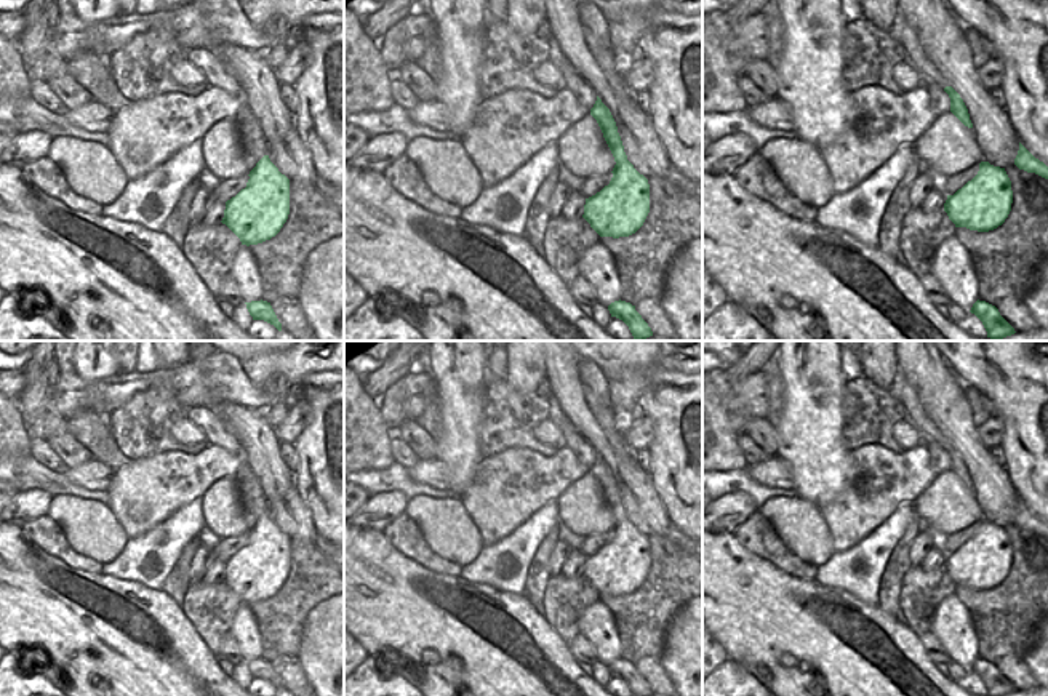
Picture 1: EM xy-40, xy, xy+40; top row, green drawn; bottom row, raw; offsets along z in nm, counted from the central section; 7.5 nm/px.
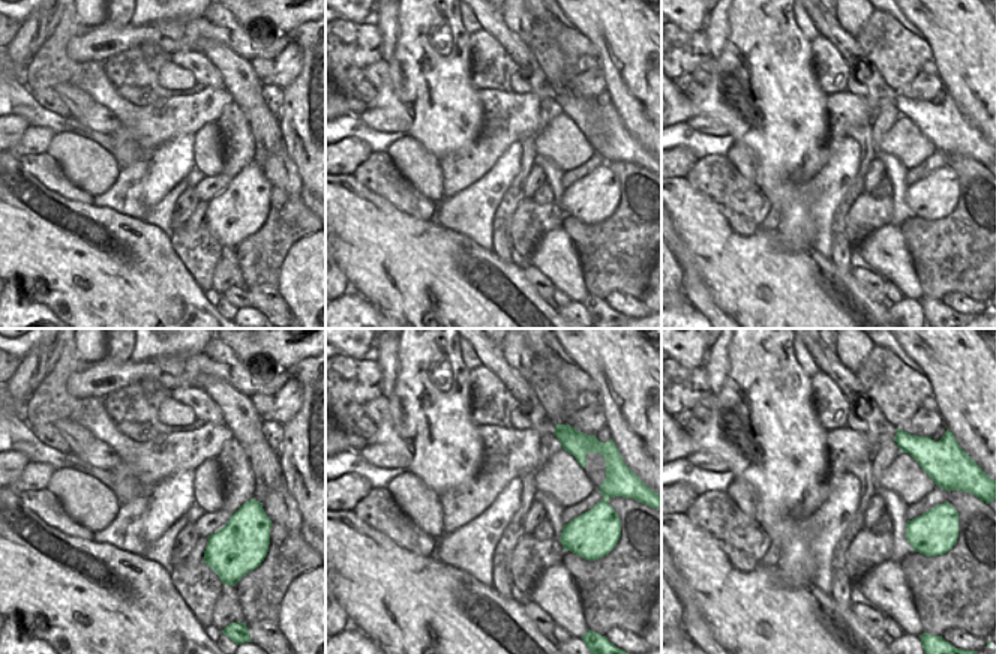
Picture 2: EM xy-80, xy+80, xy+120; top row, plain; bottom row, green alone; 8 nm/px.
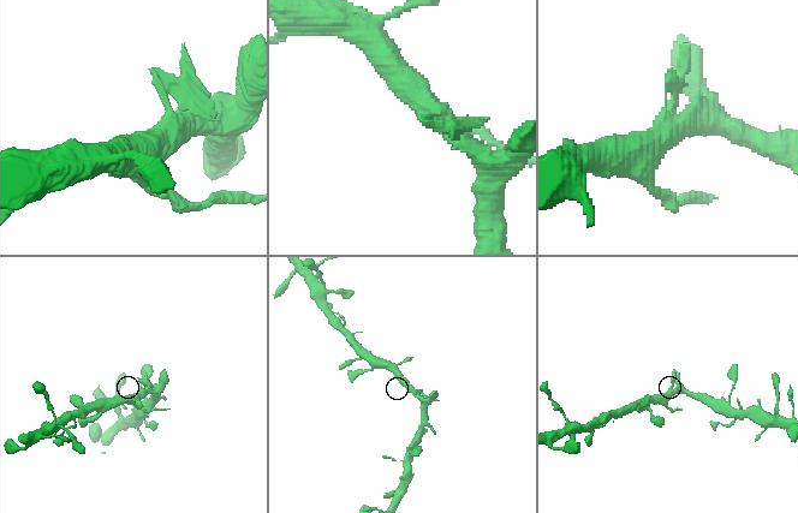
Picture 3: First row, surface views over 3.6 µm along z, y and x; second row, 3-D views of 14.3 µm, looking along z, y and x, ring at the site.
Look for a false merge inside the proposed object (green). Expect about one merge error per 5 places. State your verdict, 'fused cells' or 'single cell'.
single cell

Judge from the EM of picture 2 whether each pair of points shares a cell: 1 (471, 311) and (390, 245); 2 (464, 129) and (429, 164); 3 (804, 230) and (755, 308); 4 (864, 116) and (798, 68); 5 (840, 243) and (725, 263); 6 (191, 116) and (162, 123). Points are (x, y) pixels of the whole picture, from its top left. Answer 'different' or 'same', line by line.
1: same
2: different
3: different
4: different
5: same
6: same

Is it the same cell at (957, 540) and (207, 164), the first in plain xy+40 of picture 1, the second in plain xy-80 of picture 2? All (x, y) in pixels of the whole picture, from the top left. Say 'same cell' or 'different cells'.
different cells

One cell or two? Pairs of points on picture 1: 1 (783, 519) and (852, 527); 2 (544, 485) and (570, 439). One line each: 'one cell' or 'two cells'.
1: two cells
2: two cells

